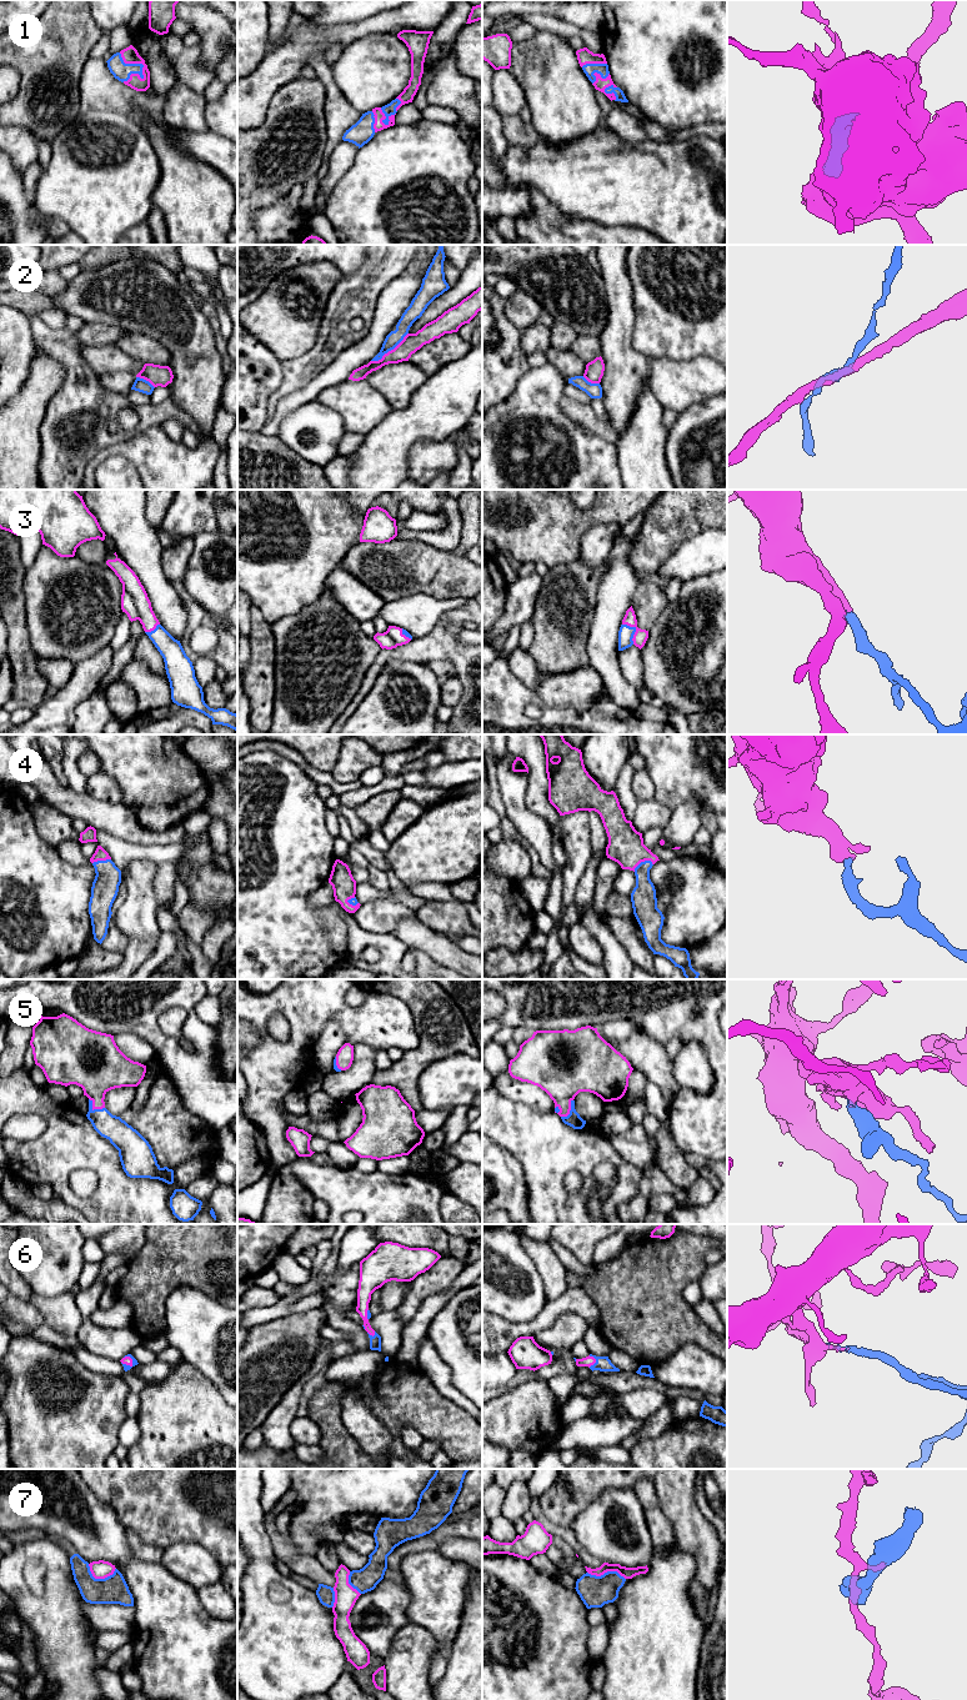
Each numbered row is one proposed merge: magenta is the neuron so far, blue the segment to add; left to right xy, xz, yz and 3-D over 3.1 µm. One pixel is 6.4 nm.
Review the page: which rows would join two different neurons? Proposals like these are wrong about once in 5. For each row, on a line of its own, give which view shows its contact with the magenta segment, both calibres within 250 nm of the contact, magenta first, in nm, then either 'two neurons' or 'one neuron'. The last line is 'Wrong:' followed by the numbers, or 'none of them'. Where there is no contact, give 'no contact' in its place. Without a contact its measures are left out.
1: xy | 110/120 nm | one neuron
2: xz | 120/90 nm | two neurons
3: yz | 90/100 nm | one neuron
4: yz | 220/160 nm | one neuron
5: xy | 300/170 nm | one neuron
6: yz | 70/100 nm | one neuron
7: yz | 80/200 nm | two neurons
Wrong: 2, 7

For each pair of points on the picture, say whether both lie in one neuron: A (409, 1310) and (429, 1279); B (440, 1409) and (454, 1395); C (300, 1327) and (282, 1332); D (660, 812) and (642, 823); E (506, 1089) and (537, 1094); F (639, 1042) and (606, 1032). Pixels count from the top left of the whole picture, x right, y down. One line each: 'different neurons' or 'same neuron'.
A: same neuron
B: different neurons
C: same neuron
D: same neuron
E: same neuron
F: different neurons

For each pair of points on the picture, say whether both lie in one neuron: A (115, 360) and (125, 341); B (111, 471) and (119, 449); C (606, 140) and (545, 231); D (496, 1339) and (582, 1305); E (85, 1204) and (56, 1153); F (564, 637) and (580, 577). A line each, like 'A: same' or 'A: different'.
A: same
B: different
C: different
D: same
E: same
F: same

